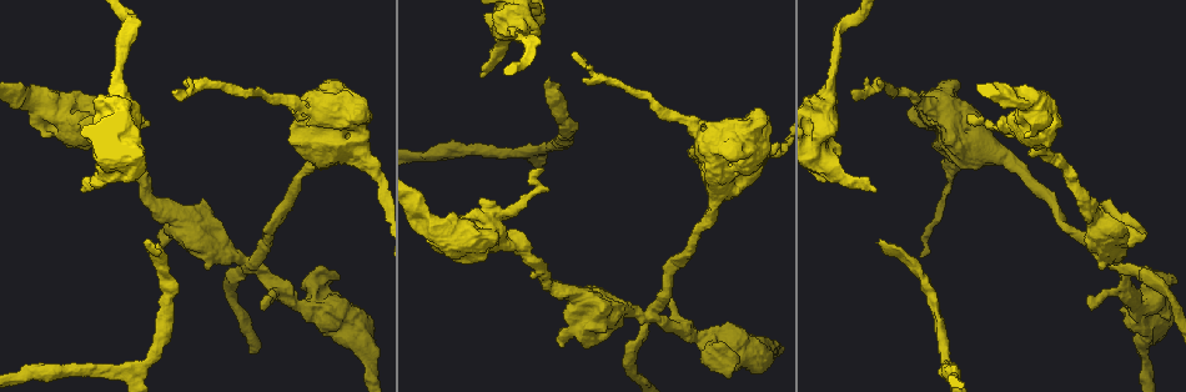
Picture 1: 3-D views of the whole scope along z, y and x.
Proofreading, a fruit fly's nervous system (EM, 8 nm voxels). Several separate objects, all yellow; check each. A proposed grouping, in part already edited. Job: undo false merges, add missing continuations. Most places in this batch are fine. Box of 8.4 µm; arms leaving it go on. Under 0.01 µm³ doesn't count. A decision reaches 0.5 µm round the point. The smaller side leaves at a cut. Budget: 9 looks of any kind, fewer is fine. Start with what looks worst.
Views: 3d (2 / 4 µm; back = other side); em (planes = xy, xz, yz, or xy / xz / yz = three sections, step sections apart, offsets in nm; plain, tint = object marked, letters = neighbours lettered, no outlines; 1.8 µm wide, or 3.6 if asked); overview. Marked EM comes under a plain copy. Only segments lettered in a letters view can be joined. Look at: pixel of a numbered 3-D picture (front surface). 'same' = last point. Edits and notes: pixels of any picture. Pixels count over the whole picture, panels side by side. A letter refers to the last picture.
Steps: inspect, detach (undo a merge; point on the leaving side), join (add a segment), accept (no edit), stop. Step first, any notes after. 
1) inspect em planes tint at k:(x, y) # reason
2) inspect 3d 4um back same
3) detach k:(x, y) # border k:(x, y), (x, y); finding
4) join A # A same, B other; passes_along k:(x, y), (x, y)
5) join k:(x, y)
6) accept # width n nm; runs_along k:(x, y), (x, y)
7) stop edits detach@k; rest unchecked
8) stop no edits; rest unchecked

inspect 3d 2um back at 1:(653, 312) # thick turns thin

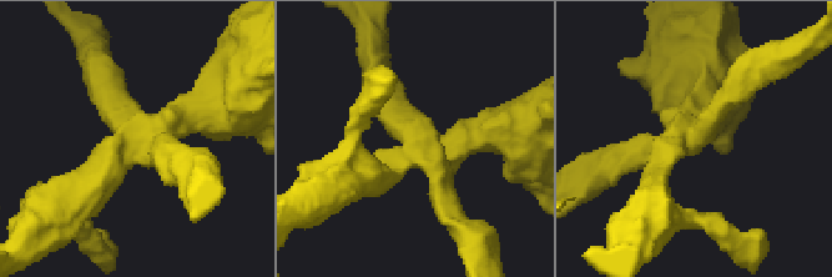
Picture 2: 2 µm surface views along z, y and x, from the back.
inspect em planes letters at 2:(139, 125) # arms 4; shape alone is not enough

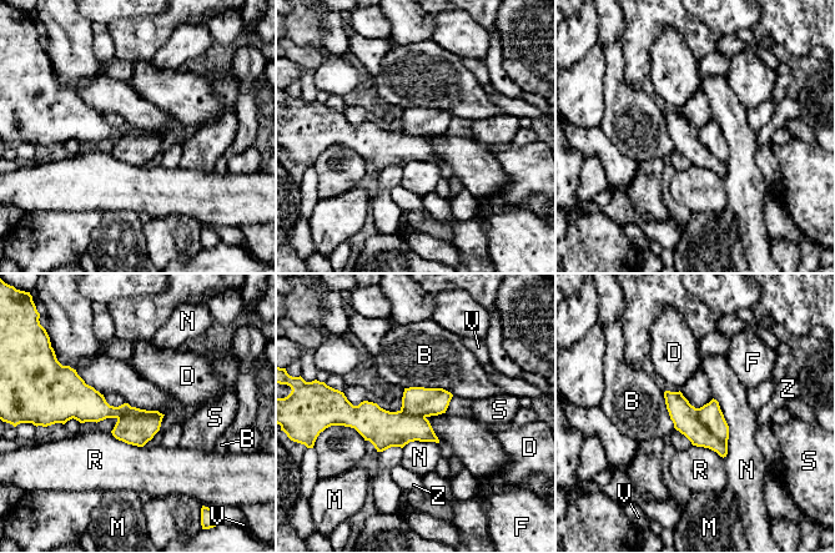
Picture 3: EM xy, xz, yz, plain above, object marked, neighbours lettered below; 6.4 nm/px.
detach 3:(684, 416) # B other, D other, F other, M other, N other, R other, S other, V other, Z other; part_leaving 3:(667, 395), (685, 418), (723, 453); a second neuron is stuck on

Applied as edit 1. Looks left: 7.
inspect 3d 4um at 1:(879, 244) # an open end

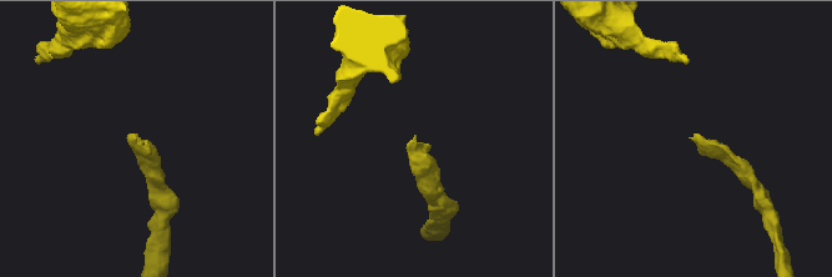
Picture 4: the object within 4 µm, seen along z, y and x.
inspect em yz step 4 tint at 4:(133, 137)

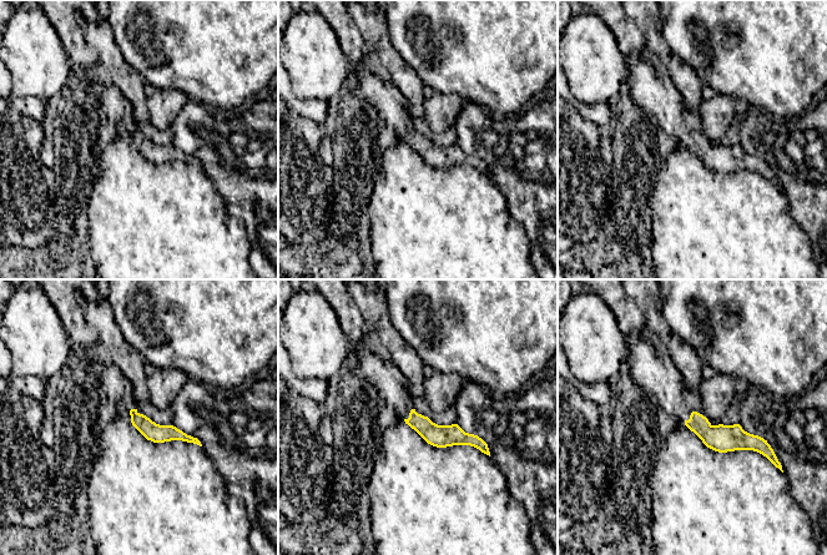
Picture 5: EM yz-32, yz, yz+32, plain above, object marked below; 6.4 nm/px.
inspect em planes letters same

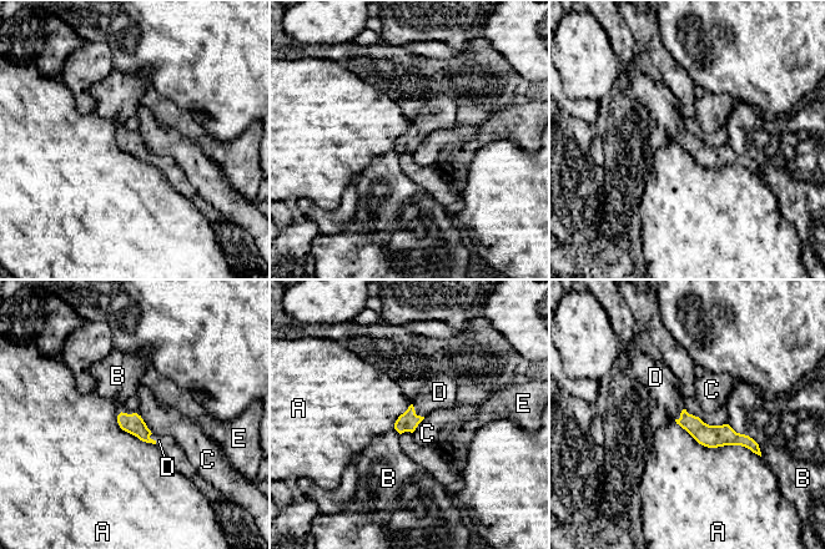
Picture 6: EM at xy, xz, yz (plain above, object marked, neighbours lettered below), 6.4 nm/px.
join D # width 130 nm; A other, B other, C other, D same, E other; passes_along 6:(407, 422), (414, 412), (439, 392); it goes on there

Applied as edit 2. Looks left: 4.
inspect overview

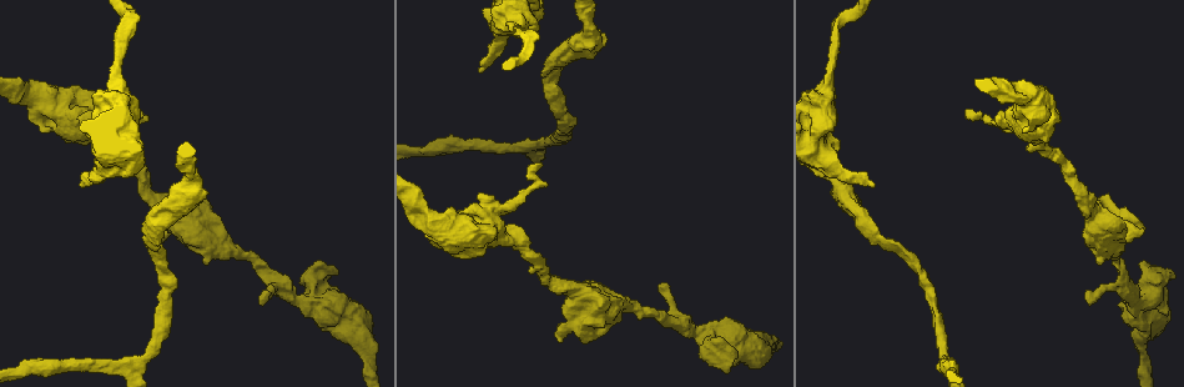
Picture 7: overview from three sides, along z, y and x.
inspect em planes letters at 7:(480, 71) # branch stops here

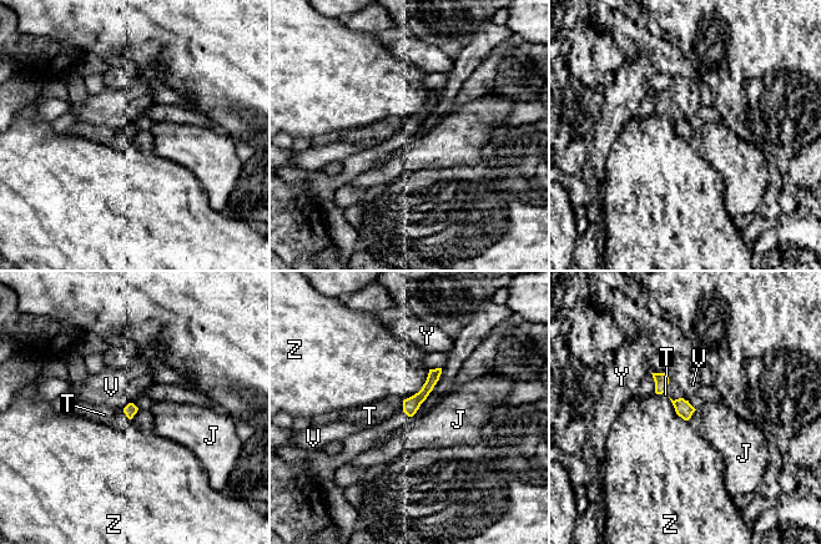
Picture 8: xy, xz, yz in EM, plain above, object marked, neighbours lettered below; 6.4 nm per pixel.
join T # J other, T same, V other, Y other, Z other; it goes on there

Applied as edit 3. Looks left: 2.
stop edits detach@3, join@6, join@8; rest unchecked

